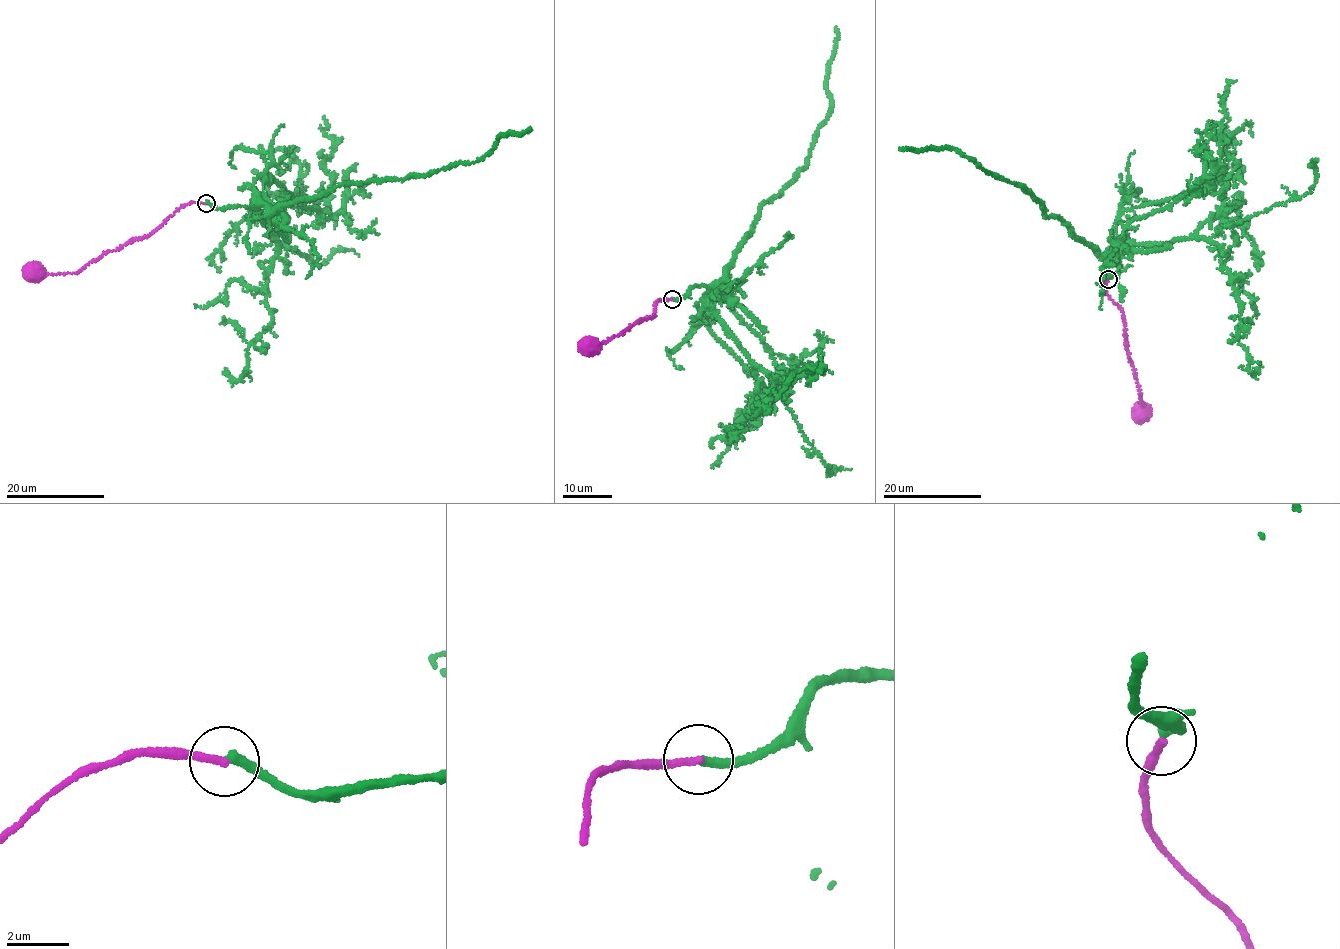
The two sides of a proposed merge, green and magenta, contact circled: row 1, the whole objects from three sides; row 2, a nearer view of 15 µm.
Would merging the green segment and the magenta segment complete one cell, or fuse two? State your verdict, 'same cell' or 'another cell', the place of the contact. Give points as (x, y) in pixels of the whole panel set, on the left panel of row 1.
another cell; place (206, 203)

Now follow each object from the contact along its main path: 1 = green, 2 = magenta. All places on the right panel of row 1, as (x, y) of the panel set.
1: (1108, 278), (1103, 272), (1112, 250), (1095, 252), (1061, 220), (1047, 216), (1020, 185), (943, 146), (899, 151)
2: (1108, 279), (1104, 286), (1113, 303), (1119, 305), (1125, 341), (1144, 409), (1140, 412)

